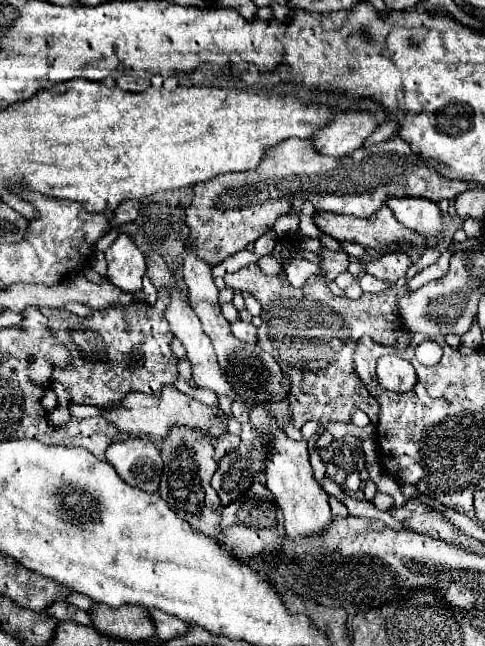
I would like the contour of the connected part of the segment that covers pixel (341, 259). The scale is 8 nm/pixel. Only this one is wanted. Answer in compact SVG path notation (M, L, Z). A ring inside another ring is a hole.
M323 249L321 257L323 257L321 267L325 269L325 273L327 273L329 279L335 279L335 277L337 277L339 273L343 273L343 271L347 269L347 265L349 265L349 261L347 261L347 253L345 253L345 251L337 253L337 251Z

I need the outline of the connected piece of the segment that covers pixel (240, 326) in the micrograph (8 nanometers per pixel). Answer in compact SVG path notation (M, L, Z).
M243 321L231 323L231 331L243 343L257 343L257 327L253 323L243 323Z

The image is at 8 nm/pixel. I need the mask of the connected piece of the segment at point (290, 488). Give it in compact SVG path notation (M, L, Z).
M255 403L249 407L249 417L251 417L253 427L265 427L267 433L275 435L273 451L269 455L265 475L267 475L267 489L273 493L273 497L277 499L277 503L283 511L287 535L291 535L291 539L323 535L323 531L329 529L329 523L333 521L333 517L331 517L331 509L329 509L329 495L313 479L307 443L285 437L285 433L275 425L273 415L261 403Z

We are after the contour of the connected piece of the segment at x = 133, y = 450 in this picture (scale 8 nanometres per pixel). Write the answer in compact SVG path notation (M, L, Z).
M133 437L109 445L107 461L119 477L143 491L155 493L163 473L163 461L157 445L147 437Z

